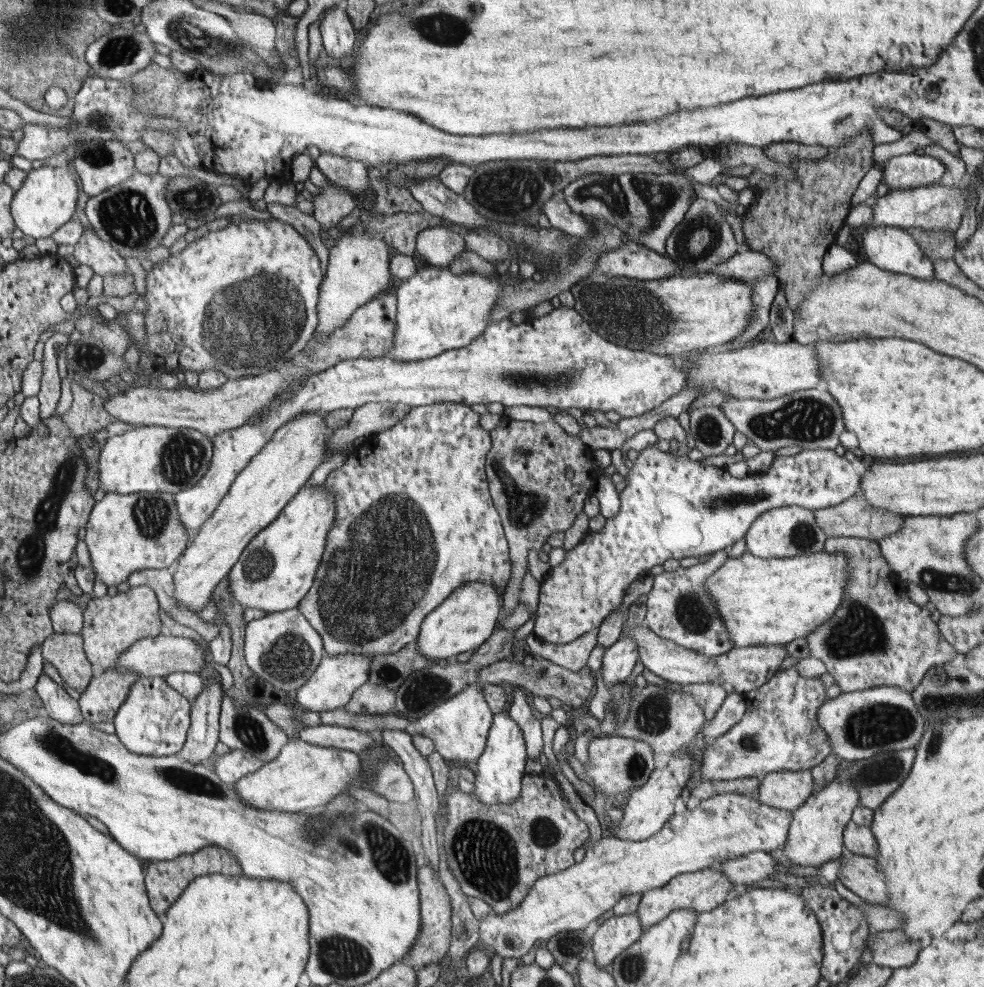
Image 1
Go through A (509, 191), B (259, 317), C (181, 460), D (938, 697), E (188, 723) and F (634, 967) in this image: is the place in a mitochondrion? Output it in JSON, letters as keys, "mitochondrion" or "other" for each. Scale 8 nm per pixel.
{"A":"mitochondrion","B":"mitochondrion","C":"mitochondrion","D":"mitochondrion","E":"other","F":"mitochondrion"}

